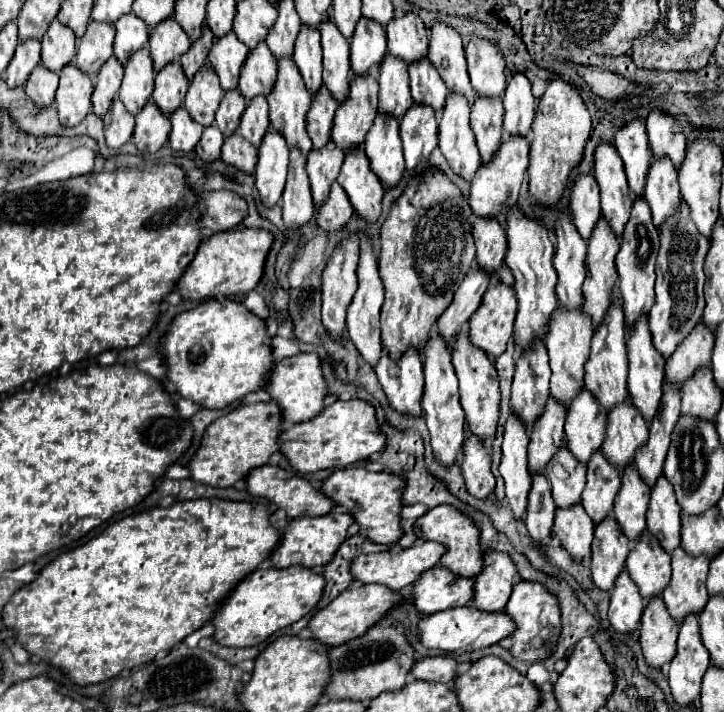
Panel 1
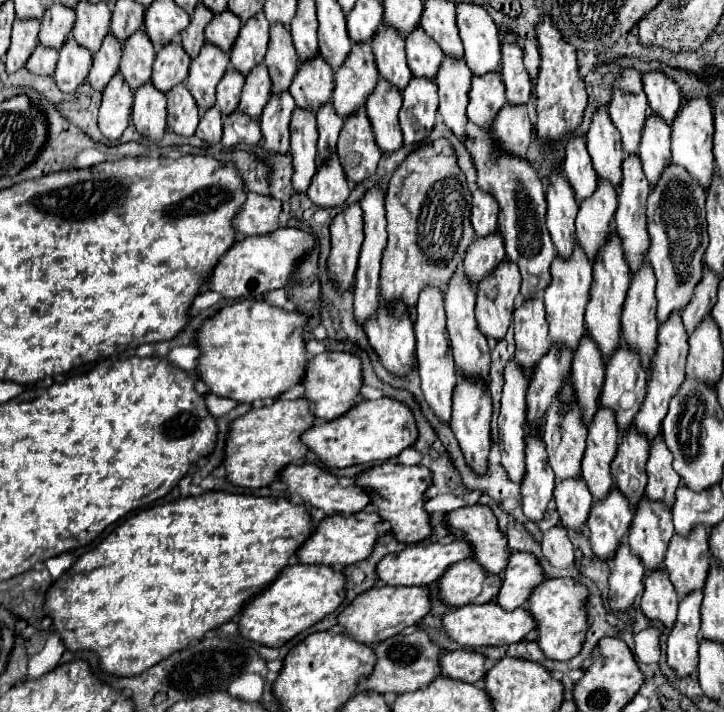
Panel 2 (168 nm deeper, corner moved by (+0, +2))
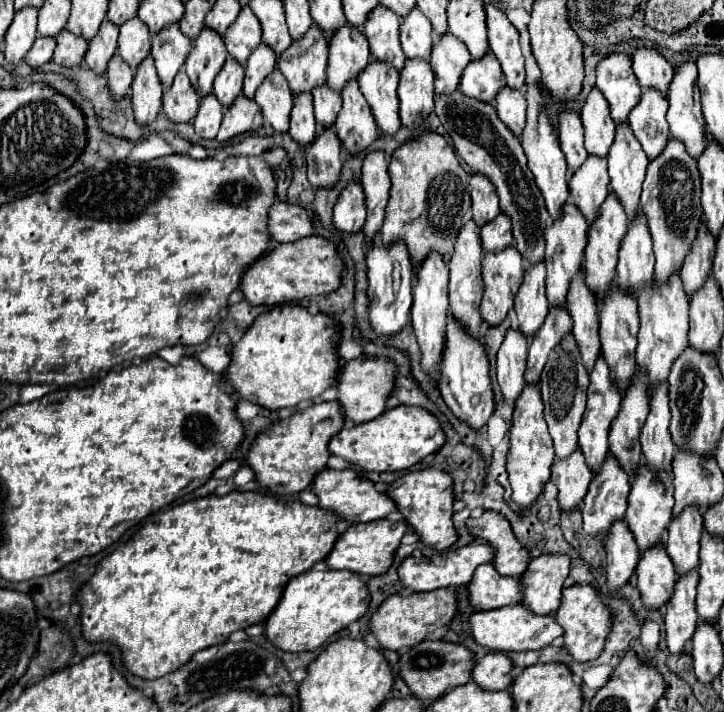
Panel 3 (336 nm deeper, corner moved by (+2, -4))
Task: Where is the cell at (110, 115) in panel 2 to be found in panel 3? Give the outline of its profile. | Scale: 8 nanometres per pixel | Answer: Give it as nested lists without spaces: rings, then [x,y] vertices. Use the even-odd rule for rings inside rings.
[[[114,54],[114,58],[108,64],[108,86],[114,98],[122,98],[124,94],[128,94],[132,78],[134,78],[132,68],[118,54]]]

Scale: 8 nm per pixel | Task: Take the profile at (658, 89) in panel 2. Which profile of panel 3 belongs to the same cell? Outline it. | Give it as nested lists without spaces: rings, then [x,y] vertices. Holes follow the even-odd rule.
[[[636,48],[632,54],[632,62],[634,74],[642,88],[658,88],[662,94],[666,94],[670,78],[674,76],[674,68],[656,48]]]

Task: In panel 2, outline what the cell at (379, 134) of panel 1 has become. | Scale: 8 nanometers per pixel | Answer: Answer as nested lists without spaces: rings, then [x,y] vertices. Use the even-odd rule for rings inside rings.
[[[380,80],[376,92],[372,92],[372,98],[368,98],[366,112],[382,154],[392,154],[402,148],[402,132],[398,126],[400,106],[402,94],[396,92],[392,84],[384,84],[384,80]]]

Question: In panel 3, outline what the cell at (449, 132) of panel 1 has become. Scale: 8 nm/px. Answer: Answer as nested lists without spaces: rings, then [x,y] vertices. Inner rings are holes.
[[[450,32],[436,38],[430,52],[430,66],[436,74],[436,92],[450,94],[460,84],[460,74],[470,62],[470,54],[462,40],[454,38]]]

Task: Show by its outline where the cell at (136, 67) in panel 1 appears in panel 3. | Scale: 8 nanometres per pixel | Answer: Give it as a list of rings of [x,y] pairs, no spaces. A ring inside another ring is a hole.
[[[138,16],[120,26],[118,54],[132,66],[132,70],[136,70],[136,66],[150,54],[150,30]]]

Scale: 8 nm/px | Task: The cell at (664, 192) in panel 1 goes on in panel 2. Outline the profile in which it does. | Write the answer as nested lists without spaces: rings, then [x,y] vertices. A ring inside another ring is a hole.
[[[648,112],[648,120],[644,124],[638,156],[642,160],[648,184],[654,188],[664,168],[670,166],[670,126],[664,124],[664,120],[658,120],[658,116],[652,116],[652,112]]]

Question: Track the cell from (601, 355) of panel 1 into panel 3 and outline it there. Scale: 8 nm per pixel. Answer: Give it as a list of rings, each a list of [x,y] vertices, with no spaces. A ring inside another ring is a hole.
[[[610,192],[606,196],[606,202],[602,202],[602,206],[598,210],[598,218],[588,228],[588,246],[586,246],[586,262],[584,262],[586,282],[596,292],[598,300],[604,298],[606,290],[614,284],[614,266],[618,264],[618,250],[620,250],[620,242],[626,234],[626,228],[628,228],[628,218],[626,218],[624,206]]]

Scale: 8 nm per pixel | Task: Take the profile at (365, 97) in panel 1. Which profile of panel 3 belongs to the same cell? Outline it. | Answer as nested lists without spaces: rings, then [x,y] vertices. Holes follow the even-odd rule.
[[[340,26],[330,38],[330,58],[328,58],[328,84],[332,90],[342,90],[342,86],[360,74],[370,62],[370,50],[366,36],[354,26]]]

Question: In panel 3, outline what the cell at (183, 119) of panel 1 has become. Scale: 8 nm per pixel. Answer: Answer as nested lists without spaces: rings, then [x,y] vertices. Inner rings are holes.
[[[180,70],[180,74],[174,78],[172,86],[166,88],[164,92],[164,102],[162,108],[166,112],[166,116],[172,122],[190,122],[198,110],[200,98],[196,94],[196,90],[192,88],[188,76],[184,70]]]

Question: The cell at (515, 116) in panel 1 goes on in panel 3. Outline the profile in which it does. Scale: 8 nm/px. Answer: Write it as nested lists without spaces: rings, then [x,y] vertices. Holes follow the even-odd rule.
[[[486,4],[488,46],[500,60],[506,84],[512,88],[524,88],[524,56],[518,42],[518,30],[506,18],[506,14],[494,4]]]

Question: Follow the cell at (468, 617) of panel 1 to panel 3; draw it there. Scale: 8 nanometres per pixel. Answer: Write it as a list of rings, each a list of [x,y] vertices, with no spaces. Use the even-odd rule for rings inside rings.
[[[524,604],[516,606],[504,606],[496,610],[476,612],[470,618],[470,628],[478,644],[500,650],[500,652],[520,652],[520,650],[540,650],[552,644],[552,640],[562,636],[562,626],[554,622],[554,616],[538,616],[532,610],[528,610]]]

